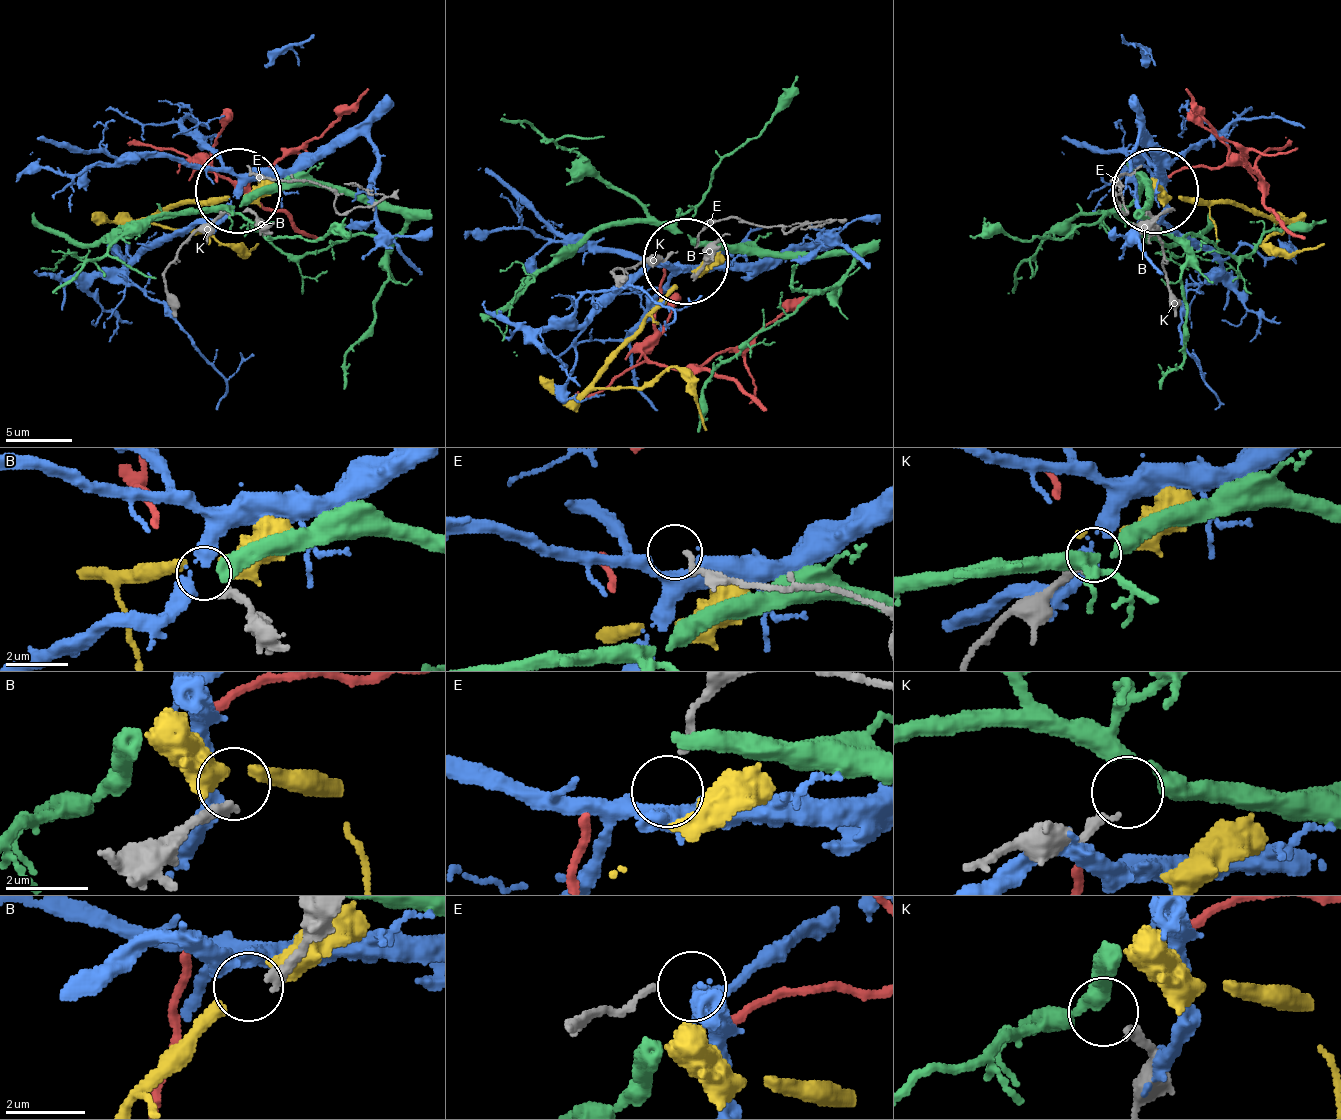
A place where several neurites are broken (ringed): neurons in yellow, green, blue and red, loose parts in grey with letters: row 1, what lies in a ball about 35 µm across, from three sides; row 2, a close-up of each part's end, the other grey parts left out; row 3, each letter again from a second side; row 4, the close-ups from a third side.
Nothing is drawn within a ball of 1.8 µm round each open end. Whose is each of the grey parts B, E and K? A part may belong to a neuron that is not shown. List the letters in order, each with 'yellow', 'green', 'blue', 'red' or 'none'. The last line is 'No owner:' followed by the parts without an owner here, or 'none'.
B: none
E: none
K: green
No owner: B, E

